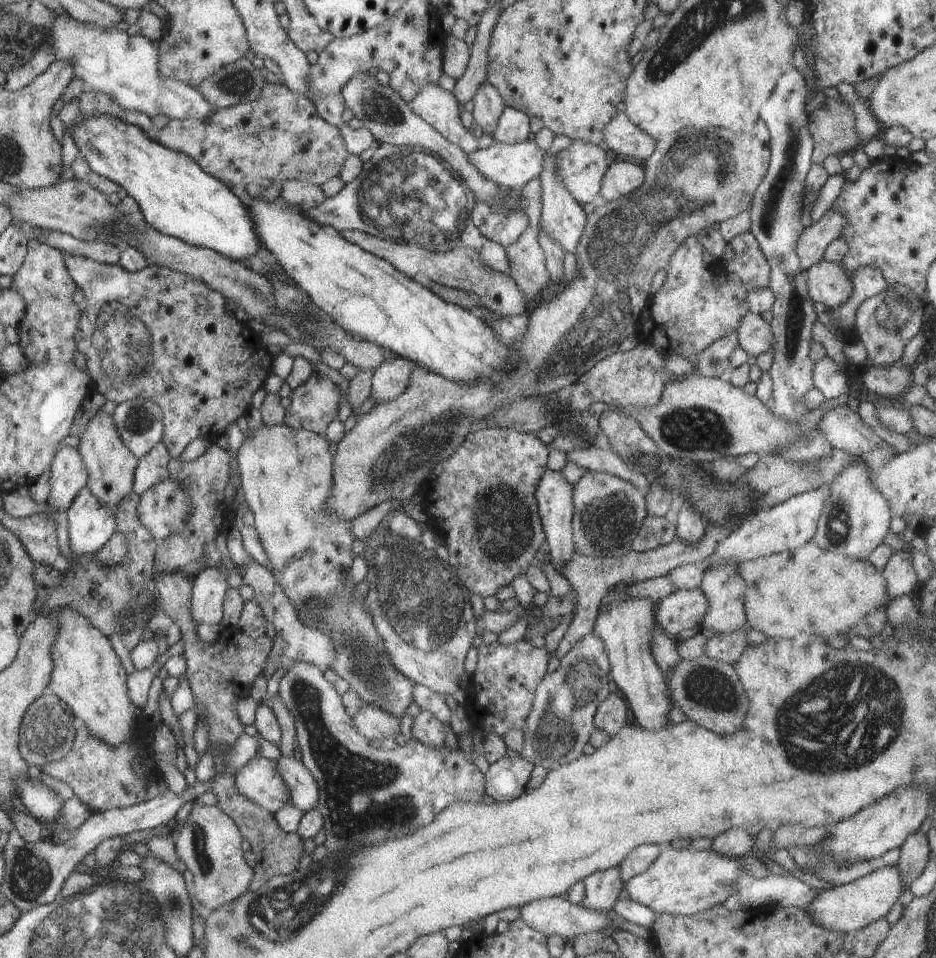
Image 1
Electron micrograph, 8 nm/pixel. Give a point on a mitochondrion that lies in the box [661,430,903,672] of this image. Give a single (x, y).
(840, 522)

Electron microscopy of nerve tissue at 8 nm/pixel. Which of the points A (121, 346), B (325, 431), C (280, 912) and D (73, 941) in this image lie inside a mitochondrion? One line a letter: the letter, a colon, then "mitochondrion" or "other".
A: mitochondrion
B: other
C: mitochondrion
D: mitochondrion

